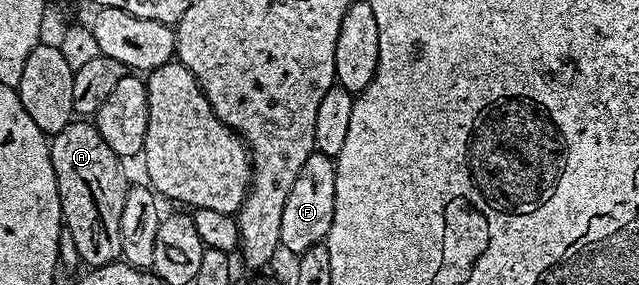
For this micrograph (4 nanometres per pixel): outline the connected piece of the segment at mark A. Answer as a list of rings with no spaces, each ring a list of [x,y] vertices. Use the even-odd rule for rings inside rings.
[[[73,121],[65,125],[65,129],[61,129],[50,140],[50,144],[53,173],[57,177],[57,189],[61,197],[63,226],[69,228],[82,262],[88,268],[116,262],[121,256],[121,208],[125,206],[125,193],[129,186],[127,175],[123,172],[124,160],[113,153],[109,145],[105,145],[105,137],[101,137],[91,121]]]

